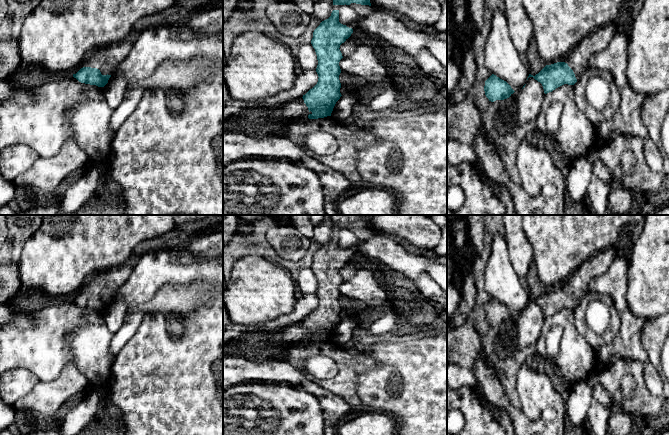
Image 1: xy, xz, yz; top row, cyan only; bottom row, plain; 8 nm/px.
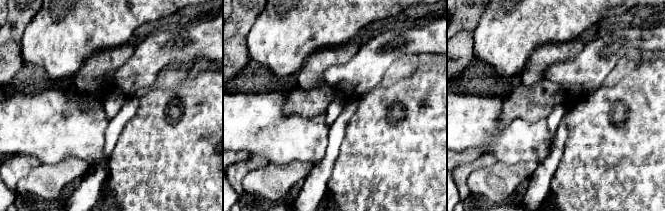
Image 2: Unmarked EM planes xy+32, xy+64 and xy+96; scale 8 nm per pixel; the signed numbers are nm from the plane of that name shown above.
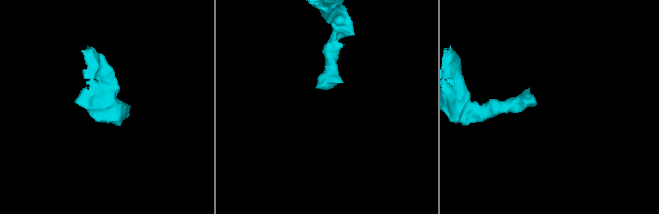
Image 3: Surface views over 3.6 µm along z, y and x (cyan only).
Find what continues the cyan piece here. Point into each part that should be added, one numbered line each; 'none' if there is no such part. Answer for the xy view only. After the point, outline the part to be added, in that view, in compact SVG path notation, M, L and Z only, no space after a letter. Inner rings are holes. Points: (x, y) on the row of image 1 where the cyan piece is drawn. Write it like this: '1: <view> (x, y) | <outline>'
1: xy (105, 58) | M130 37L119 43L107 45L94 50L89 54L81 65L73 72L76 74L83 67L97 68L102 75L113 75L113 66L119 64L129 54L133 47L134 39Z

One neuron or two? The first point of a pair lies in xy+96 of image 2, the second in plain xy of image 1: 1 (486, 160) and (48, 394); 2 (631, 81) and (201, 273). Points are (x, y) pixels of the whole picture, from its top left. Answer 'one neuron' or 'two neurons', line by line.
1: two neurons
2: two neurons

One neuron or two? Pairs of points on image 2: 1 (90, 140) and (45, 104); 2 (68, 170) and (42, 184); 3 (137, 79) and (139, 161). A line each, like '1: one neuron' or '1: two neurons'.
1: one neuron
2: one neuron
3: two neurons

